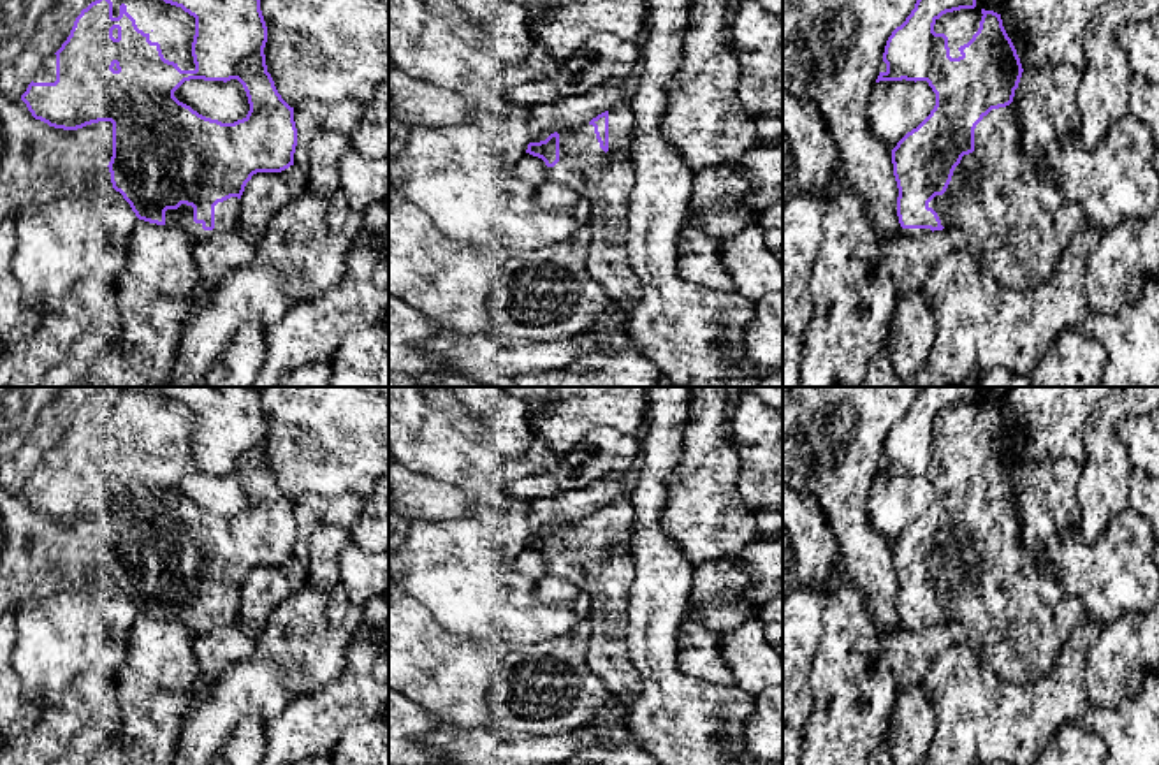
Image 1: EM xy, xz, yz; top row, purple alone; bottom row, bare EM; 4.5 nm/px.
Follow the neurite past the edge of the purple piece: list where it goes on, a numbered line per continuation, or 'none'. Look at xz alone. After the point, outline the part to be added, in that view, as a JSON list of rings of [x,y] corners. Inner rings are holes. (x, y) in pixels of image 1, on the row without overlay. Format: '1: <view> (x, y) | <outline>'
1: xz (605, 574) | [[[628,496],[609,503],[609,545],[600,542],[593,519],[559,528],[559,556],[547,573],[565,579],[591,598],[587,667],[610,695],[628,705],[642,693],[642,681],[628,654],[628,600],[635,577],[631,528],[635,510]]]

